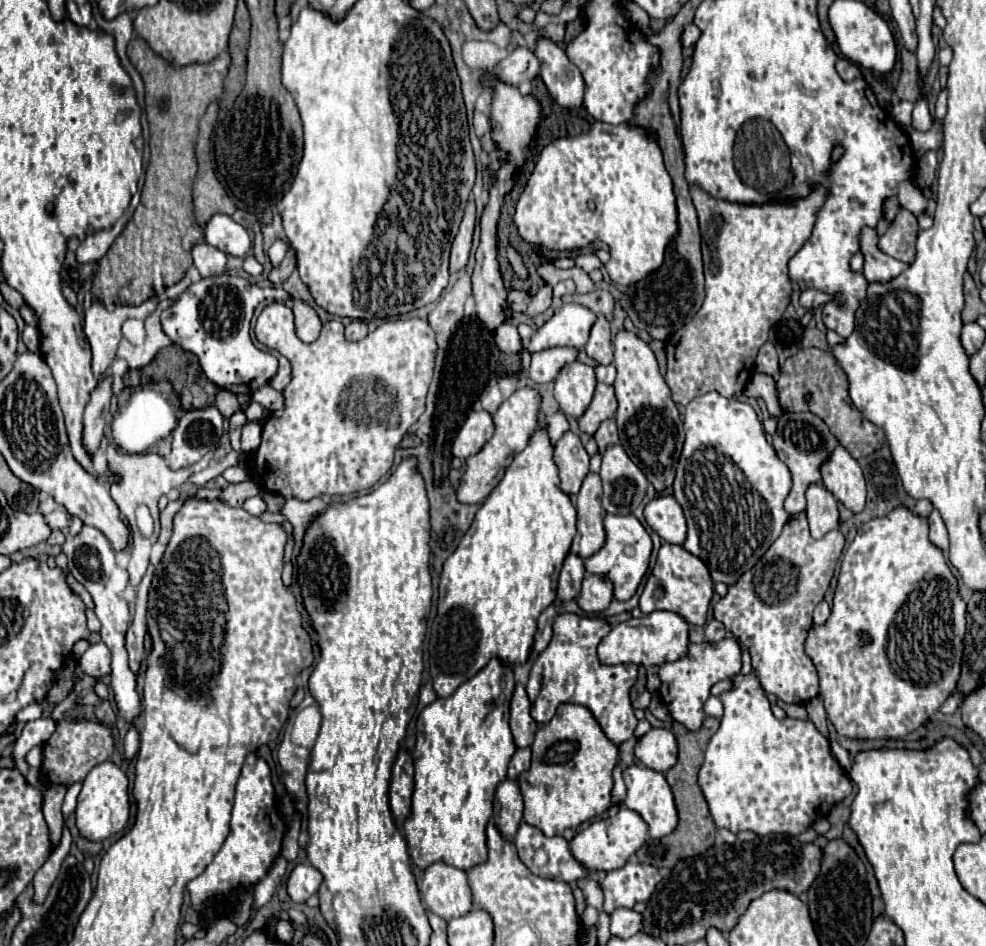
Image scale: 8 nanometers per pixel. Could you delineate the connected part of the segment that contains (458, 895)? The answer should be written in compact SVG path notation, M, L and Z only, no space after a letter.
M441 861L425 869L421 895L427 907L445 919L461 917L471 911L471 889L465 889L465 871Z

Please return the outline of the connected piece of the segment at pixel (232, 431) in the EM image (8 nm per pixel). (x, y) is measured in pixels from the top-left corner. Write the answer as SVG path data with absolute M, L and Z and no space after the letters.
M237 409L229 417L229 439L231 439L231 445L233 445L235 451L241 451L239 443L241 443L241 429L245 427L245 423L247 423L247 417L245 417L243 409Z

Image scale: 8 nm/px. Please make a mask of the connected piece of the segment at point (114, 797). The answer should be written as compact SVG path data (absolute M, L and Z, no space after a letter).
M103 761L95 765L83 781L81 793L77 797L75 809L77 829L85 839L103 841L115 833L119 833L129 821L129 795L127 795L127 775L121 767L111 761Z

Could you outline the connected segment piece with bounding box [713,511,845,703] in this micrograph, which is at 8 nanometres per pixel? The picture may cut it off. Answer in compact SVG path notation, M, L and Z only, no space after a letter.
M801 511L799 515L789 517L779 539L775 539L775 543L767 549L763 559L759 559L759 563L751 571L743 573L729 587L727 595L721 597L713 607L715 619L721 621L727 627L727 631L731 631L739 639L743 647L747 647L751 655L753 671L759 677L761 687L767 693L773 693L783 703L805 703L819 693L819 675L815 671L815 665L805 653L805 639L807 639L807 631L813 625L813 609L817 603L825 599L825 591L833 579L835 565L841 557L843 545L845 545L845 537L839 529L829 531L821 539L813 539L809 535L805 513Z

